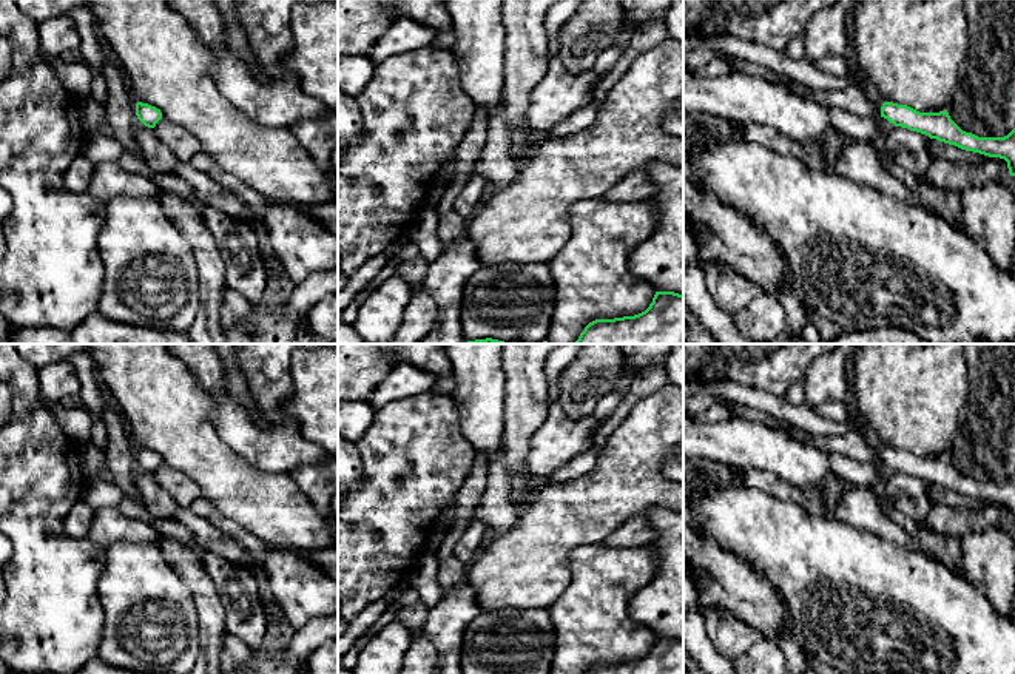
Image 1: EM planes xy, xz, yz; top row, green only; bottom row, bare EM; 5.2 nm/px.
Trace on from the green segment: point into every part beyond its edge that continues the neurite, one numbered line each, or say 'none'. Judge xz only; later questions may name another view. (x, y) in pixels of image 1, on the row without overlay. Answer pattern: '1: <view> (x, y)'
none

